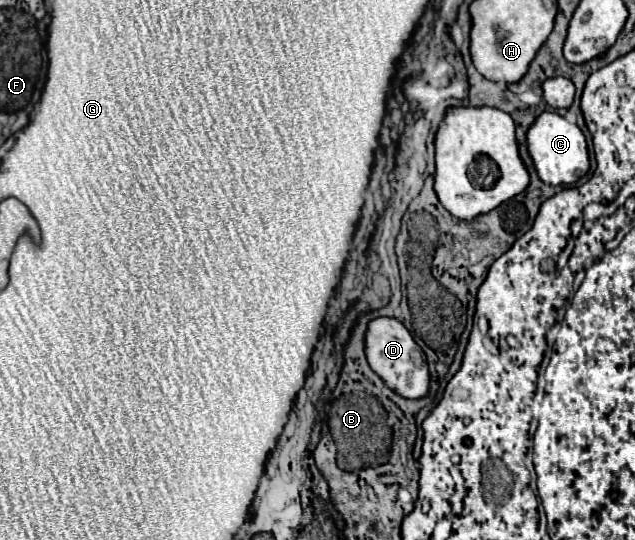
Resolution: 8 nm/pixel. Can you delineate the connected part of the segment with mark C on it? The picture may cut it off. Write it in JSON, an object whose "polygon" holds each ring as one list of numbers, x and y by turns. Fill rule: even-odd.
{"polygon":[[543,112,533,126,527,132,527,144,529,144,529,154,535,162,535,168,539,172,539,178,545,184,551,186,561,186,561,184,573,184,581,176,585,176,591,168,589,164,589,150,583,132,579,130,577,124,567,122,561,114,557,112]]}

